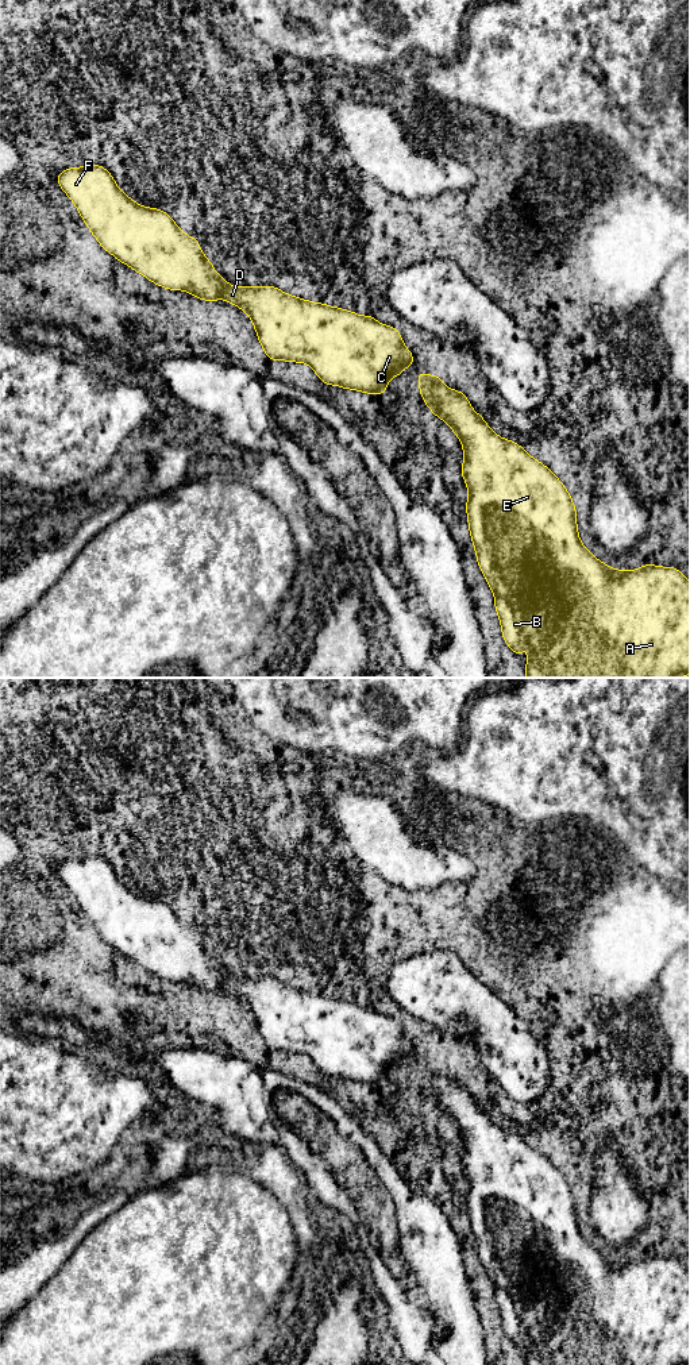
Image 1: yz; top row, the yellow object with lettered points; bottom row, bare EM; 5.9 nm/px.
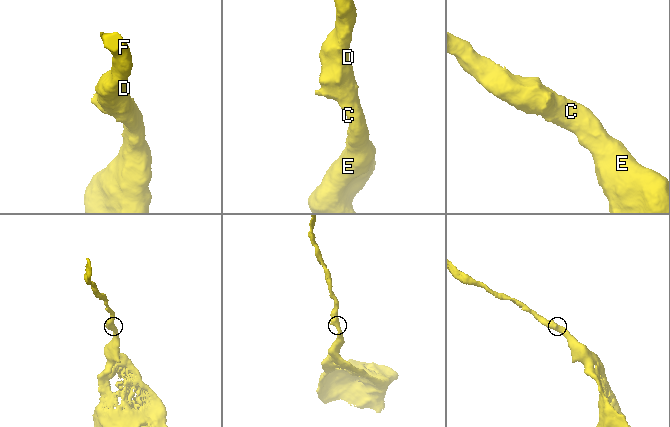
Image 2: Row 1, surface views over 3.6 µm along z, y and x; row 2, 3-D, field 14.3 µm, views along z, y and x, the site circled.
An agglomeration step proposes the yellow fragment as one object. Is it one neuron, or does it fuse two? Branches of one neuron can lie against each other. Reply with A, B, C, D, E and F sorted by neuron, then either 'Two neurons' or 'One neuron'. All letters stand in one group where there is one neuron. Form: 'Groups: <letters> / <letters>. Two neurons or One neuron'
Groups: A B C D E F. One neuron

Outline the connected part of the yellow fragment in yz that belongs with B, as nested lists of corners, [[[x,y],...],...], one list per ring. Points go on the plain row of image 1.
[[[421,1061],[416,1067],[425,1096],[436,1108],[446,1113],[462,1133],[465,1153],[460,1164],[469,1180],[466,1203],[477,1254],[496,1288],[494,1299],[501,1314],[505,1334],[513,1345],[523,1349],[523,1329],[525,1327],[528,1331],[531,1342],[524,1365],[690,1365],[690,1273],[686,1268],[675,1258],[659,1258],[654,1256],[644,1256],[639,1261],[632,1262],[624,1262],[622,1260],[613,1261],[594,1249],[579,1231],[574,1194],[558,1168],[547,1157],[529,1148],[520,1135],[496,1126],[483,1108],[474,1103],[465,1083],[448,1080],[437,1065],[428,1068]]]

